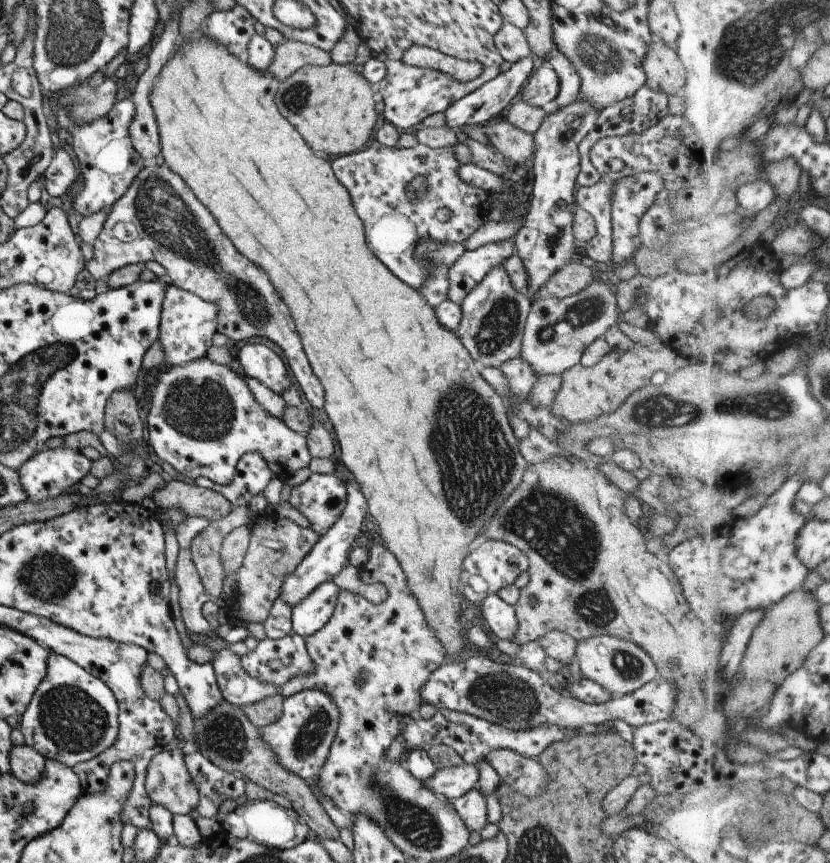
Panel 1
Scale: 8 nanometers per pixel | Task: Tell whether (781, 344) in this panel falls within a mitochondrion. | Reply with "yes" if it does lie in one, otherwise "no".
no

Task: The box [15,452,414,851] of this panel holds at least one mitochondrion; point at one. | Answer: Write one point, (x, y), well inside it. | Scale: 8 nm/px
(72, 718)

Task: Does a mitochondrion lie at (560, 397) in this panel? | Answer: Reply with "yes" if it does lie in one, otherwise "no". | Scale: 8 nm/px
no

